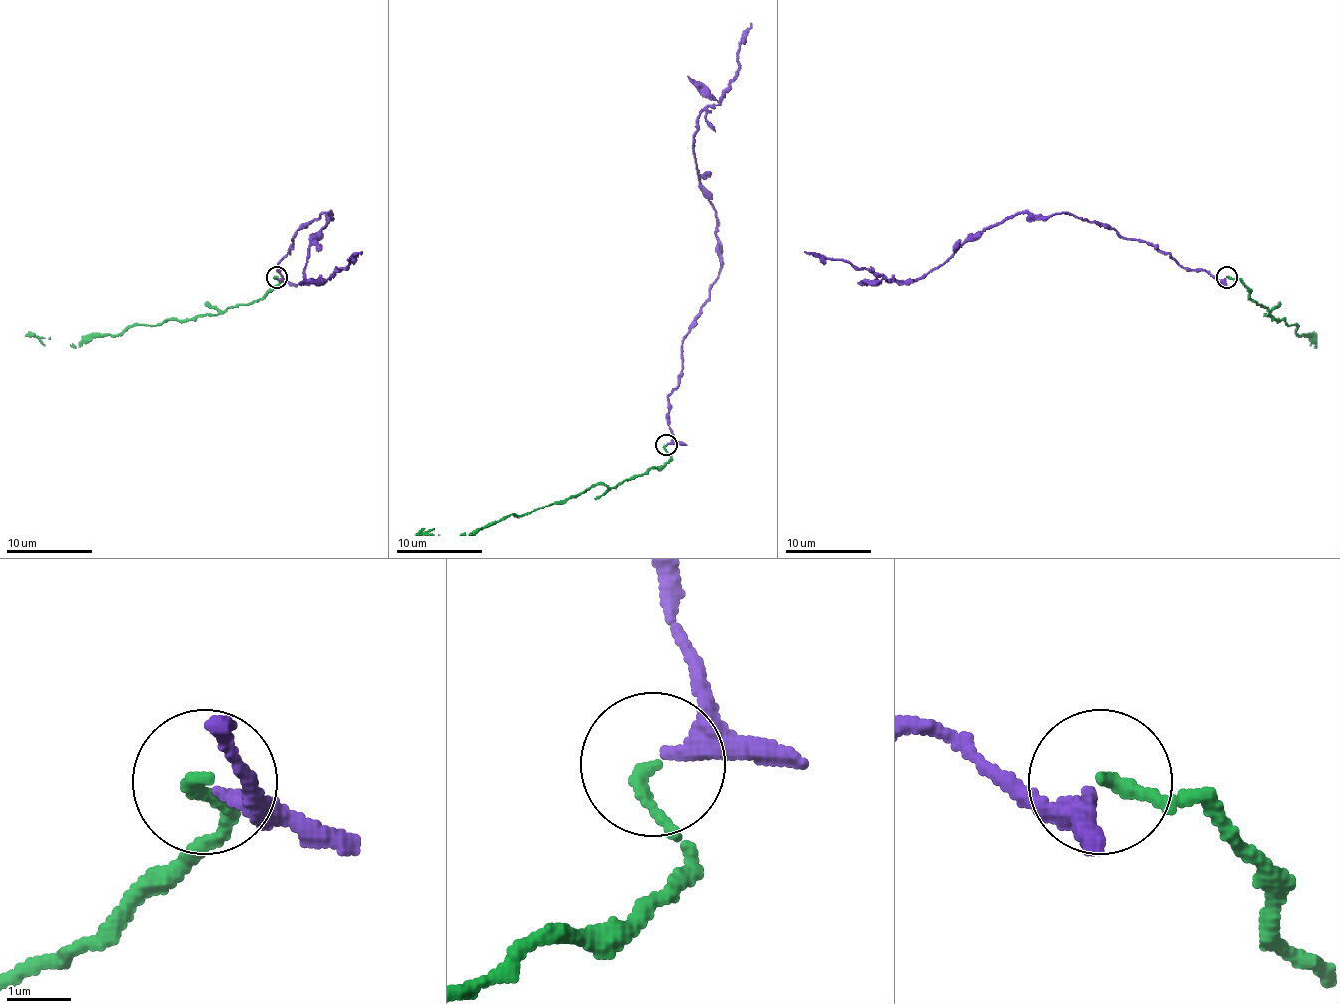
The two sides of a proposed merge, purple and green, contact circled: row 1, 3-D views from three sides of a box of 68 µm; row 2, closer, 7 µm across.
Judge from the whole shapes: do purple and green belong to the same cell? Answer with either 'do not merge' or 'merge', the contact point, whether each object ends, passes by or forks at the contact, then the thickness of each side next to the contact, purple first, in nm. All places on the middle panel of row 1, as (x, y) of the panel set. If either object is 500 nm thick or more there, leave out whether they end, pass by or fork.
merge | (666, 445) | purple passes by | green ends | 220/200 nm

